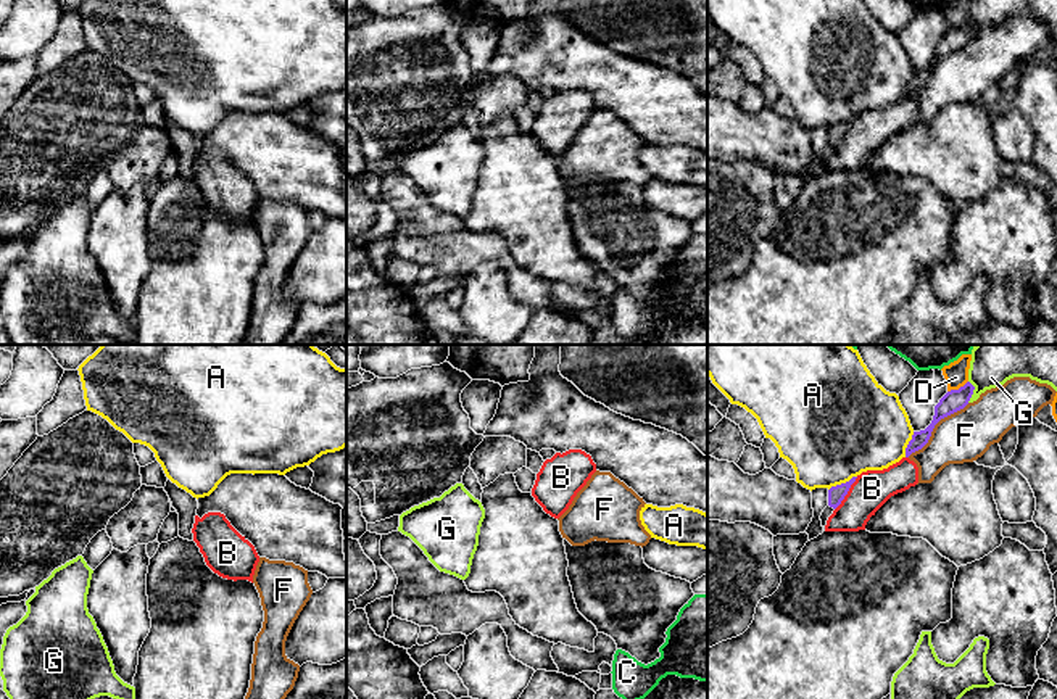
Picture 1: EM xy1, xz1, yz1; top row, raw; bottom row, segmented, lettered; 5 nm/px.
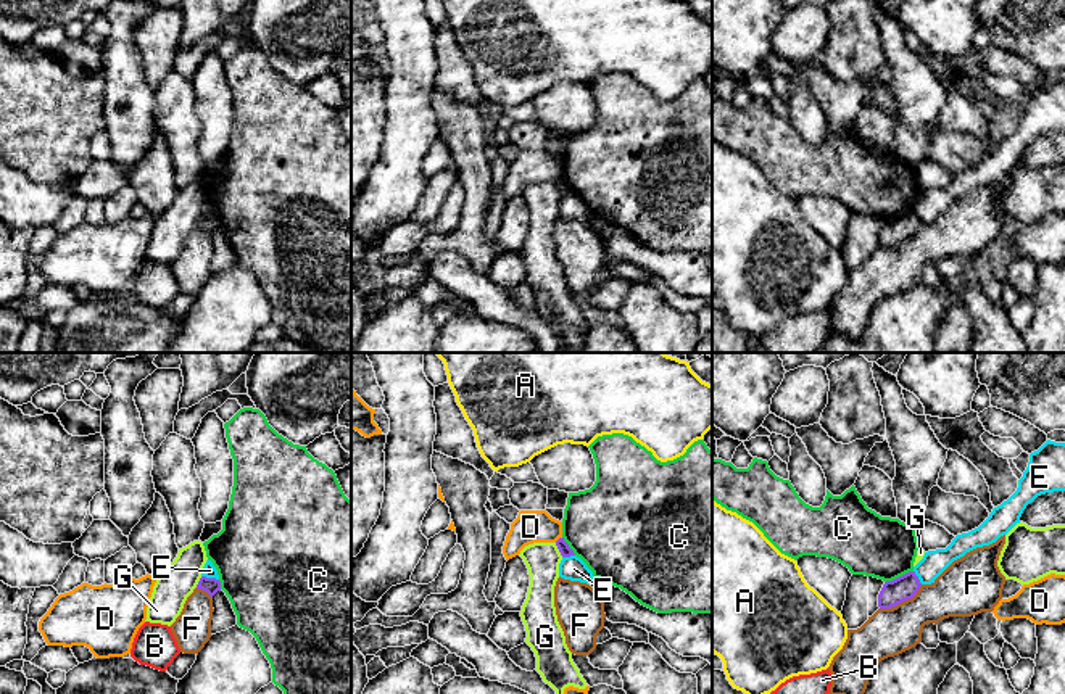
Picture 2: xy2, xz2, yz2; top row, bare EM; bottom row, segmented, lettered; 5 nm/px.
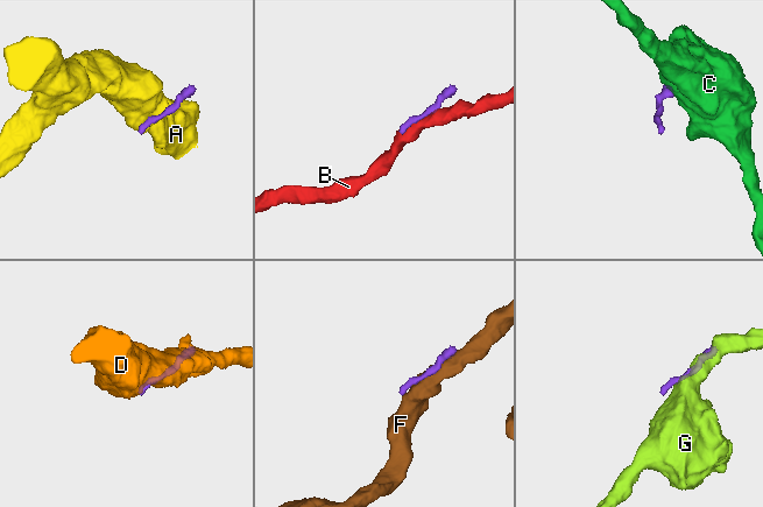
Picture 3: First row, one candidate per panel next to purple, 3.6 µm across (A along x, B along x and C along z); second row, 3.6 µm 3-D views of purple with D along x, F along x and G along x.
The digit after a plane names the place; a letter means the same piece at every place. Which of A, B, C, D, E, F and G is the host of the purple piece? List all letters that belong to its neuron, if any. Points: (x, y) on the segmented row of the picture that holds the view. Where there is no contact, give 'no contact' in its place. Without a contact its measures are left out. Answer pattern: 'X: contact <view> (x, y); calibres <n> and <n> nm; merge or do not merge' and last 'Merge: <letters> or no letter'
A: contact yz1 (841, 483); calibres 80 and 480 nm; do not merge
B: contact yz1 (846, 493); calibres 80 and 190 nm; do not merge
C: contact yz2 (899, 577); calibres 120 and 320 nm; do not merge
D: contact yz1 (959, 388); calibres 110 and 120 nm; do not merge
E: contact xy2 (210, 578); calibres 80 and 70 nm; do not merge
F: contact yz1 (933, 427); calibres 110 and 260 nm; do not merge
G: contact yz1 (972, 392); calibres 110 and 260 nm; do not merge
Merge: no letter

